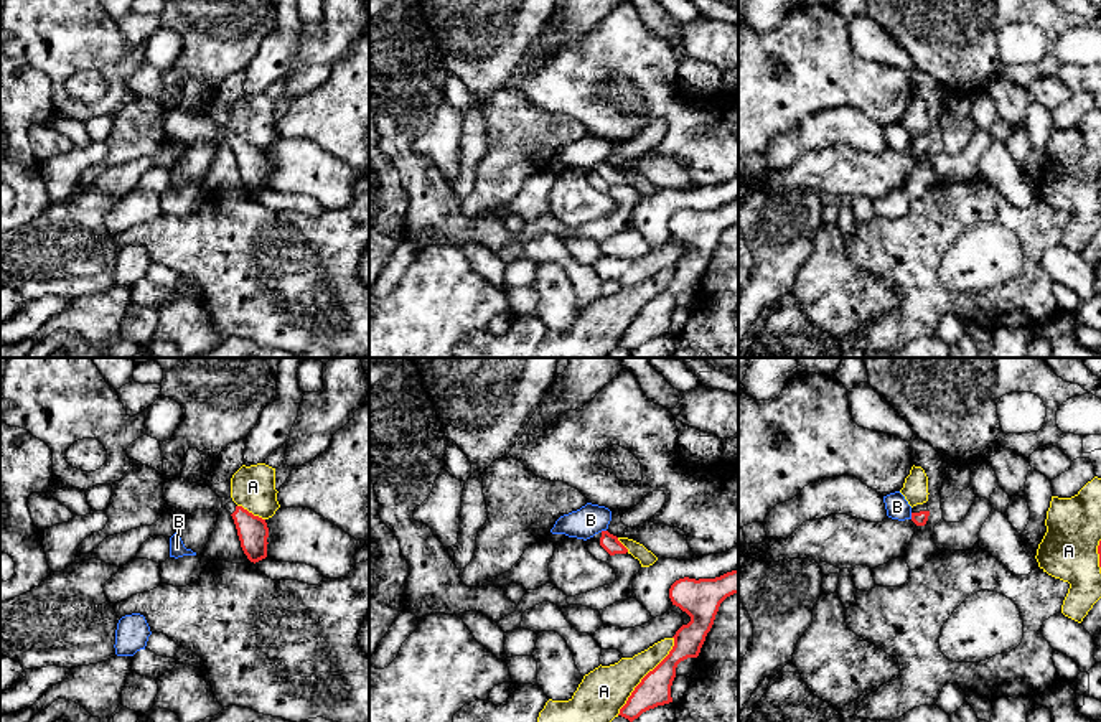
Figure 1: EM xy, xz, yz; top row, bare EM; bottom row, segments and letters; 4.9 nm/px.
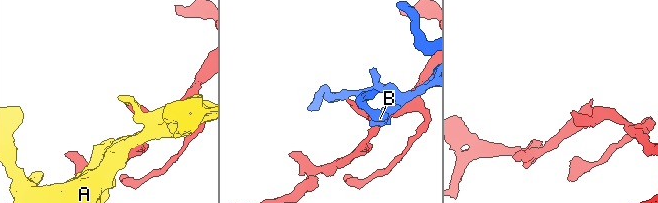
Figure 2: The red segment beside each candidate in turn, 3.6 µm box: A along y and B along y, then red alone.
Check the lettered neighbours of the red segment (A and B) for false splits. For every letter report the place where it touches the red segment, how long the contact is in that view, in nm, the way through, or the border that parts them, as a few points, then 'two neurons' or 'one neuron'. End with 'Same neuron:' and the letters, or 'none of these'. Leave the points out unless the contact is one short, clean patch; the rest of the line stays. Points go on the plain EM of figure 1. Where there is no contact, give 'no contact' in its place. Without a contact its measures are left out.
A: contact xz (645, 307); length 480 nm; two neurons
B: contact yz (912, 147); length 30 nm; border yz (910, 144), (912, 149); two neurons
Same neuron: none of these

